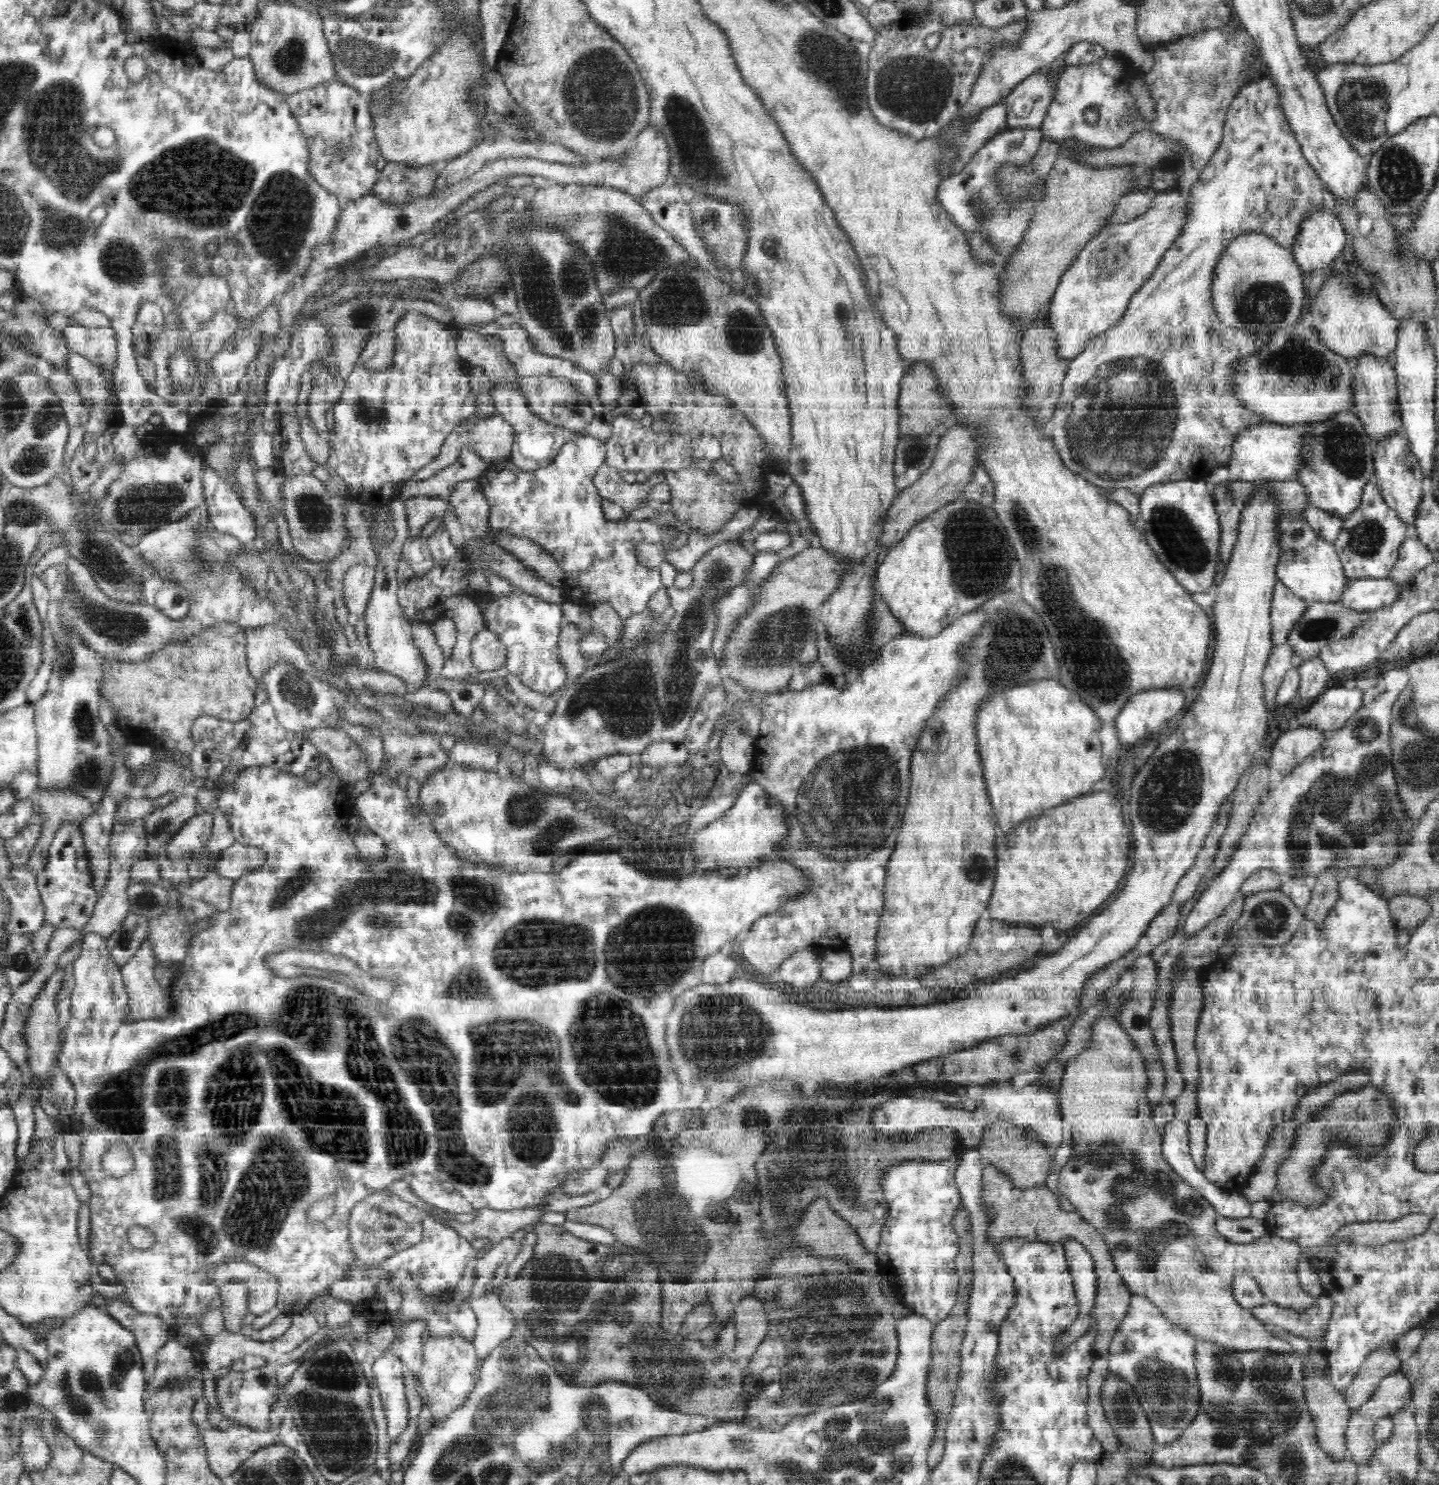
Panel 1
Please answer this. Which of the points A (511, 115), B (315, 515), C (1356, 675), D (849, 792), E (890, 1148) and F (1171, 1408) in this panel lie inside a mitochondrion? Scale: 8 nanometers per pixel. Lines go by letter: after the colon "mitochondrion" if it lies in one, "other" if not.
A: other
B: mitochondrion
C: other
D: mitochondrion
E: other
F: mitochondrion

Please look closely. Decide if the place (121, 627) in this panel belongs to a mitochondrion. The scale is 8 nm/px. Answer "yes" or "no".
yes

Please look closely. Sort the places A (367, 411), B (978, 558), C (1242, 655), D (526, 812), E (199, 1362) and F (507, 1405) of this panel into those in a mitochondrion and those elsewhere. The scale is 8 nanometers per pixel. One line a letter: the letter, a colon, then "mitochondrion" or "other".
A: mitochondrion
B: mitochondrion
C: other
D: mitochondrion
E: other
F: mitochondrion

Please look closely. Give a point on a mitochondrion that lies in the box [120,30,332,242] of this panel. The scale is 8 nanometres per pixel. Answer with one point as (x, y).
(290, 61)

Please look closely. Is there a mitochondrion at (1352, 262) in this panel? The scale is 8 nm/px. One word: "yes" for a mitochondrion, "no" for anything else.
no

